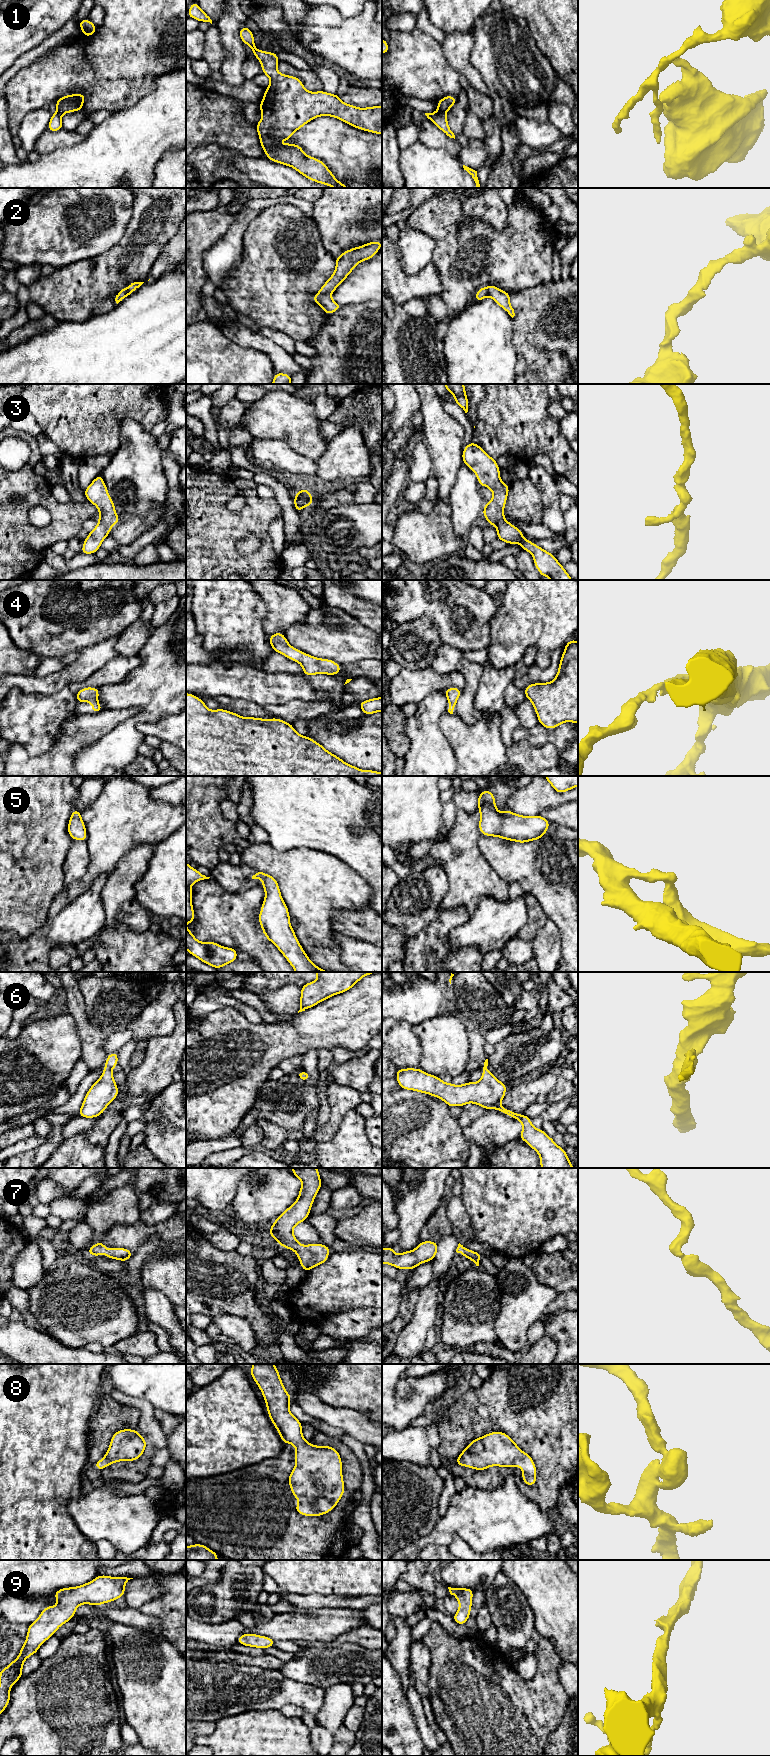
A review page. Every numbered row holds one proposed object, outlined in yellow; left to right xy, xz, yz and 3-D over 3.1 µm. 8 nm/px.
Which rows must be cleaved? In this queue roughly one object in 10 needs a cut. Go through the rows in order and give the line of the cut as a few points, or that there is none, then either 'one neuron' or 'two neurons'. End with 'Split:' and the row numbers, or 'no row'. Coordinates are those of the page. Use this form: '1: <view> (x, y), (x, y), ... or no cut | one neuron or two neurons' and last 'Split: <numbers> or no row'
1: yz (438, 110), (444, 113) | two neurons
2: no cut | one neuron
3: no cut | one neuron
4: no cut | one neuron
5: no cut | one neuron
6: no cut | one neuron
7: no cut | one neuron
8: no cut | one neuron
9: no cut | one neuron
Split: 1

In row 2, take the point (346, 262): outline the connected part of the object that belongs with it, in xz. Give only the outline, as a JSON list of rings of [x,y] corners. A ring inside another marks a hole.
[[[372,241],[344,251],[335,258],[336,266],[334,273],[319,289],[319,292],[312,297],[313,301],[321,306],[327,315],[336,312],[342,307],[341,304],[336,303],[332,299],[330,294],[337,289],[360,262],[373,258],[381,246],[381,241]]]

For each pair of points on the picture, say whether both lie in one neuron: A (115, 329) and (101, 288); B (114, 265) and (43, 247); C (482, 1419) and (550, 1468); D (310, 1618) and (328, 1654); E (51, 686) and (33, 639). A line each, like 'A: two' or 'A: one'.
A: two
B: two
C: one
D: two
E: two

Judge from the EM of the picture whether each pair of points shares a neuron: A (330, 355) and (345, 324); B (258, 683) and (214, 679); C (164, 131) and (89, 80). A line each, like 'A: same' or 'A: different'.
A: same
B: same
C: different

